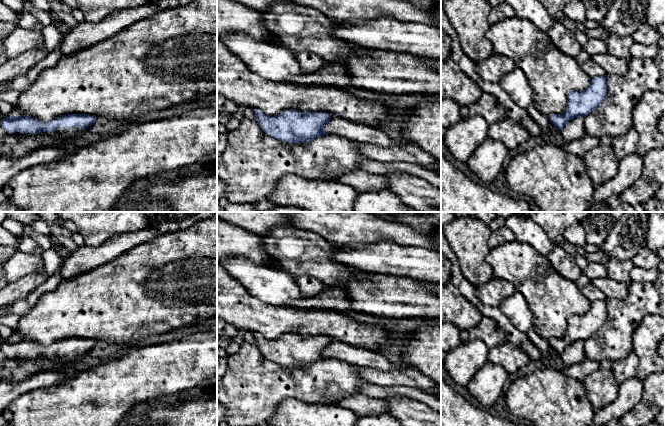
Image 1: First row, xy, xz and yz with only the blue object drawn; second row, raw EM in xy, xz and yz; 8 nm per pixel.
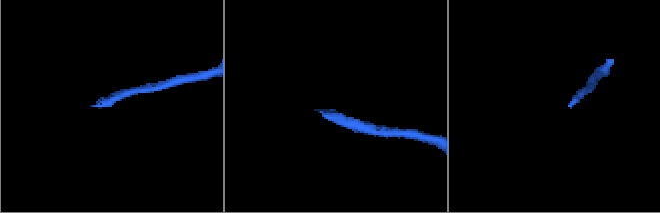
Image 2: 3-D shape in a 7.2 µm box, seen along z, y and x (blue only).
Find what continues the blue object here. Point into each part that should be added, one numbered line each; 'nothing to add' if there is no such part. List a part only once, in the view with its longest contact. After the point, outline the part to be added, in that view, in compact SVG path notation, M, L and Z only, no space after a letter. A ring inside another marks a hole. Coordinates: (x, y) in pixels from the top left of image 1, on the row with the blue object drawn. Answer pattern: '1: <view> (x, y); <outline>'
1: xy (64, 133); M72 127L72 128L59 128L55 131L42 132L39 134L20 133L20 132L11 133L11 134L16 135L21 139L27 137L28 135L47 135L47 136L50 136L52 138L61 138L61 139L66 139L66 140L73 140L73 139L77 138L78 136L80 136L83 132L84 132L84 130L82 128Z

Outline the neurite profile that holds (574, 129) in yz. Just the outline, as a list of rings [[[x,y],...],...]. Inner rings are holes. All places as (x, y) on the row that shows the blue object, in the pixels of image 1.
[[[576,117],[568,121],[561,134],[567,142],[581,138],[585,134],[584,117]]]

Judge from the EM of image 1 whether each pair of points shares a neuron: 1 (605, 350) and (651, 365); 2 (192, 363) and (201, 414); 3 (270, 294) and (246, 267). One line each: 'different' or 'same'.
1: different
2: different
3: same

